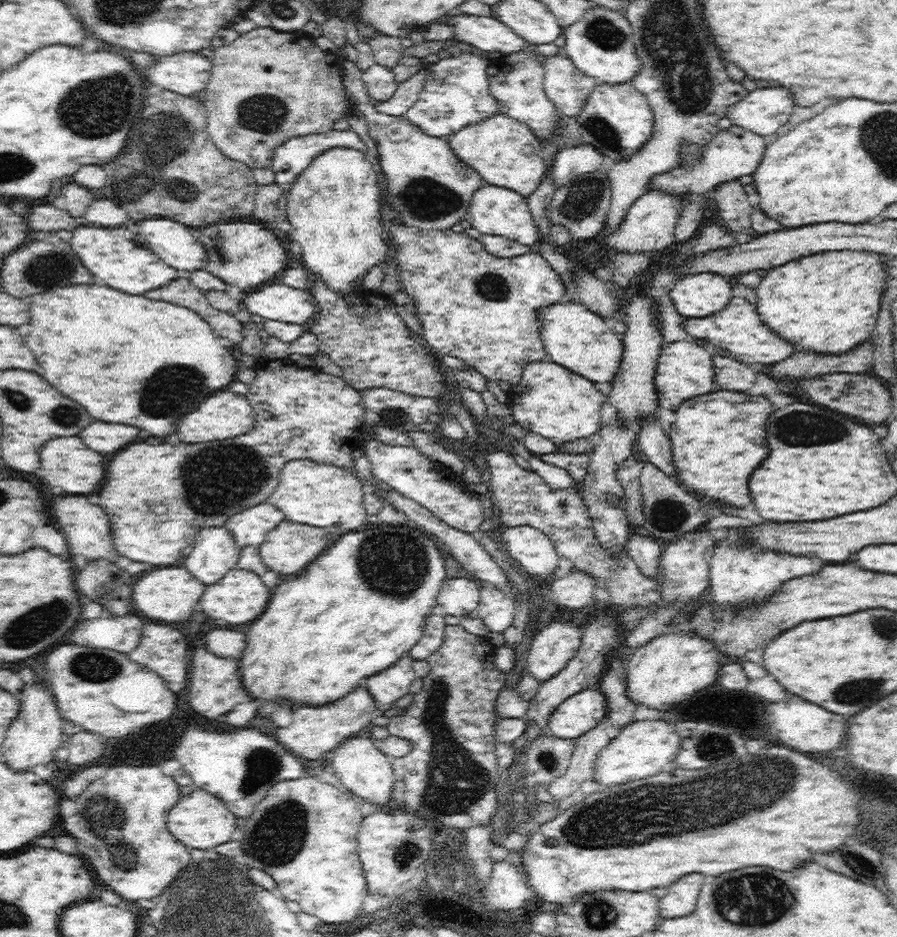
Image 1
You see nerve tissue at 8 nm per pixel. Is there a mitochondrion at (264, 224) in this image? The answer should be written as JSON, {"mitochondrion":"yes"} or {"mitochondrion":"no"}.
{"mitochondrion":"no"}

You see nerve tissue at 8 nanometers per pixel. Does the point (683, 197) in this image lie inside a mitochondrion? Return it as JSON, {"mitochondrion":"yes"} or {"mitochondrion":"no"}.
{"mitochondrion":"no"}

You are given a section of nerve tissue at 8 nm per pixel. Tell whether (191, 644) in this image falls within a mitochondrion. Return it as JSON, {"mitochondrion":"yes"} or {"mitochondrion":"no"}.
{"mitochondrion":"no"}

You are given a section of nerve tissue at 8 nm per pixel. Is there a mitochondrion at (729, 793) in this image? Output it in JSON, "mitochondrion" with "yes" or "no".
{"mitochondrion":"yes"}

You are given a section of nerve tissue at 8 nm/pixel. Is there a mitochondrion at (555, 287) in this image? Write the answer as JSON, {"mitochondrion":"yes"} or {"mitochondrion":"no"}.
{"mitochondrion":"no"}

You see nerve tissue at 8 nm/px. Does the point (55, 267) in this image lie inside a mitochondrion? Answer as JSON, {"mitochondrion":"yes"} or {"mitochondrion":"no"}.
{"mitochondrion":"yes"}

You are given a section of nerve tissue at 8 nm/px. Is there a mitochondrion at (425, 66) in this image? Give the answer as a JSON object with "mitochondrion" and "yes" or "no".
{"mitochondrion":"no"}

